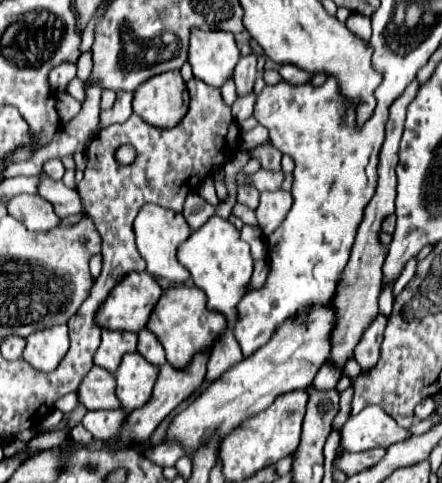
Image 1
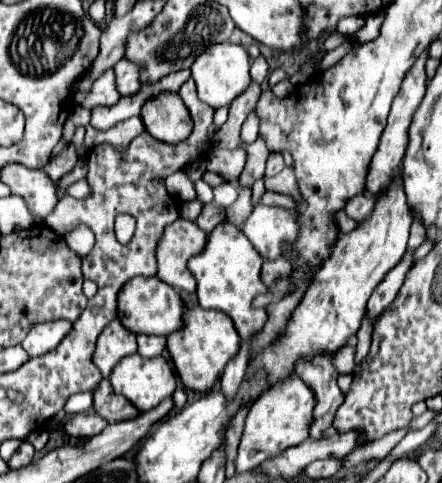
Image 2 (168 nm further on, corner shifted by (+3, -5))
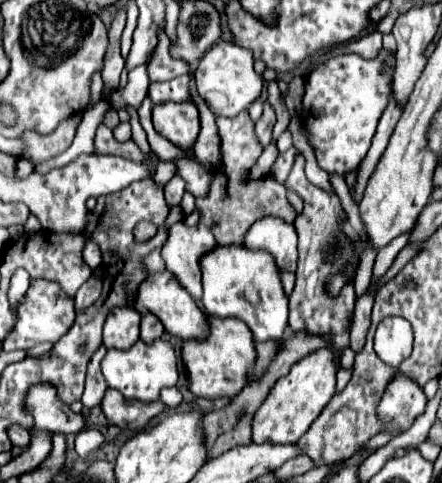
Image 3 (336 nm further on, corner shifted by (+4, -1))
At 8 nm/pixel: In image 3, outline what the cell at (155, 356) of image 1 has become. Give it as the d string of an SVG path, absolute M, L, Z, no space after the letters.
M143 316L141 318L141 340L145 344L153 344L155 340L159 340L163 336L163 324L159 324L159 320L155 320L155 316Z

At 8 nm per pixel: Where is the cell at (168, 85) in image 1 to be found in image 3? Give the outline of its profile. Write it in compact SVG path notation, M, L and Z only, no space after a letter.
M163 102L153 108L155 130L179 148L191 148L201 130L199 110L193 102Z

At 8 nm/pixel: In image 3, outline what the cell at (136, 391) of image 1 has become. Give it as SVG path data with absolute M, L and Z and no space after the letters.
M141 340L131 346L127 352L111 350L105 354L101 362L103 376L107 380L109 388L115 388L123 392L123 396L139 402L153 402L159 400L159 392L165 386L175 386L177 384L177 360L175 360L175 350L169 342L157 340L155 344L147 346Z

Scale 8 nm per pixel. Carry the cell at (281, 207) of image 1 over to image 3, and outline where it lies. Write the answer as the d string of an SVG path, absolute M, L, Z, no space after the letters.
M265 216L257 220L245 234L245 244L249 248L263 248L277 260L279 268L297 270L297 232L293 224L277 216Z

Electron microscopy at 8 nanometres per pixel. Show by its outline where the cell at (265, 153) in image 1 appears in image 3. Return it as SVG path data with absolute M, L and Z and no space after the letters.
M289 148L287 152L279 154L279 158L275 160L275 164L271 166L271 176L277 178L277 182L283 182L291 170L291 164L293 164L293 158L295 158L297 150L295 148Z

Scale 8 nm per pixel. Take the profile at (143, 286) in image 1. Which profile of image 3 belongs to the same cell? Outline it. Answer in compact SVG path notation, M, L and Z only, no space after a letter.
M157 272L157 274L147 276L147 280L143 280L143 284L137 288L133 308L141 316L145 316L145 314L157 316L161 320L161 324L165 326L165 330L169 334L181 338L181 340L189 340L189 338L199 338L201 340L201 338L207 336L205 314L197 308L191 294L169 272Z

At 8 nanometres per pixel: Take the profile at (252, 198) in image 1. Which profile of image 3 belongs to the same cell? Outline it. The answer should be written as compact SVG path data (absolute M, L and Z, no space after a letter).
M265 102L265 108L263 108L263 116L255 122L255 136L257 136L257 142L267 148L271 144L271 128L275 124L275 112L271 110L271 106Z

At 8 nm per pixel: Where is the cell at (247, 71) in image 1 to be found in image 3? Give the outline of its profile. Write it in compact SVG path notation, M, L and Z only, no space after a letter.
M243 110L233 118L217 116L215 122L221 138L221 172L215 174L209 196L197 198L197 208L201 208L203 212L201 224L211 228L217 244L231 244L231 242L241 242L245 232L251 228L251 224L263 216L279 216L287 222L293 222L297 214L289 204L287 190L283 188L283 184L279 184L271 176L255 182L245 182L247 160L257 160L257 156L261 154L259 144L255 144L253 120L249 112Z

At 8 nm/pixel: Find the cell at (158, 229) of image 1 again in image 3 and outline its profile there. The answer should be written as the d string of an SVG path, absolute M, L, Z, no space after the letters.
M175 222L169 228L167 244L161 250L165 270L171 272L195 300L201 300L199 258L215 244L213 232L207 226L187 226L185 222Z

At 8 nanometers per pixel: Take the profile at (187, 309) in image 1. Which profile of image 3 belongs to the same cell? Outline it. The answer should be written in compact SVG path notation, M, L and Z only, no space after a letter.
M207 314L209 334L205 340L185 340L181 348L181 358L189 374L189 388L201 398L227 398L237 396L247 384L247 368L255 362L253 336L247 324L239 318L219 318Z

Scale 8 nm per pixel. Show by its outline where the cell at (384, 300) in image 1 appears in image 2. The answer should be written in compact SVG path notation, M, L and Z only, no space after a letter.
M415 218L410 228L407 250L417 249L425 241L425 237L426 228L419 218Z

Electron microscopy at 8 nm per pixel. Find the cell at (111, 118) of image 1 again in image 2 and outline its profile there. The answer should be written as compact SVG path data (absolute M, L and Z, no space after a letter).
M122 58L114 66L114 72L116 72L118 92L122 96L128 96L128 94L138 92L138 88L140 88L140 66L138 64L132 64L132 60Z

